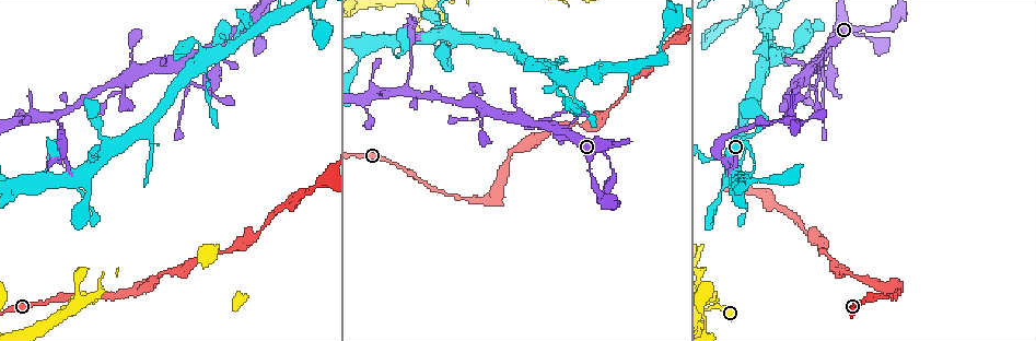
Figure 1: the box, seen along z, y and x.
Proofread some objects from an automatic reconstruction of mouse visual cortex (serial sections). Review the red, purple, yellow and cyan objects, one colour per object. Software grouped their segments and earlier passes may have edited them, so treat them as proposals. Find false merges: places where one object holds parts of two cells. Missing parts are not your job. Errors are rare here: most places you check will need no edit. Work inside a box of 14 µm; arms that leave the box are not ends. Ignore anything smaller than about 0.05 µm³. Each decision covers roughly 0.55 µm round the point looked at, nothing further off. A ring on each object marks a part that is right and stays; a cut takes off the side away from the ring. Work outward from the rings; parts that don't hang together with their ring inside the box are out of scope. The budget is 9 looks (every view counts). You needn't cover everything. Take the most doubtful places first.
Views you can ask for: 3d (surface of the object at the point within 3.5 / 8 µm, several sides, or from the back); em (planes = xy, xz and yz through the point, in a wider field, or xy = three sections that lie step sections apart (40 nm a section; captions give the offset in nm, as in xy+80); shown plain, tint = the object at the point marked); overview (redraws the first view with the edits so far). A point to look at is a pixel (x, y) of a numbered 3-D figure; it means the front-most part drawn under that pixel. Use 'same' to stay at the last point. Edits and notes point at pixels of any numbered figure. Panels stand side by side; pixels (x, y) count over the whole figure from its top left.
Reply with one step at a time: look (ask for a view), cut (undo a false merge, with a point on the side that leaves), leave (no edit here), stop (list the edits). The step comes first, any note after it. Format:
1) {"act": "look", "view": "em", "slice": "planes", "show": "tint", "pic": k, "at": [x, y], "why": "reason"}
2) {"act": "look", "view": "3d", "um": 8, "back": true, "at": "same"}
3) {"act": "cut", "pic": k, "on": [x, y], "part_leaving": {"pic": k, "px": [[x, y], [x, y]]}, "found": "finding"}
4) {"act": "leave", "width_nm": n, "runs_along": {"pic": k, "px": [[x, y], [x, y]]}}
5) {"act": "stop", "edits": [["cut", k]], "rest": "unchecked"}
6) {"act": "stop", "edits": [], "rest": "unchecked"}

{"act": "look", "view": "3d", "um": 8, "pic": 1, "at": [181, 59], "why": "four or more arms meet"}

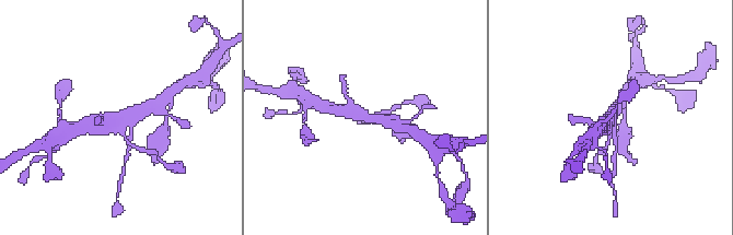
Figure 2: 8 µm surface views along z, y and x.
{"act": "look", "view": "em", "slice": "xy", "step": 3, "show": "tint", "pic": 2, "at": [123, 118], "arms": 4, "arm_widths_nm": [150, 150, 400, 500], "why": "now the EM"}

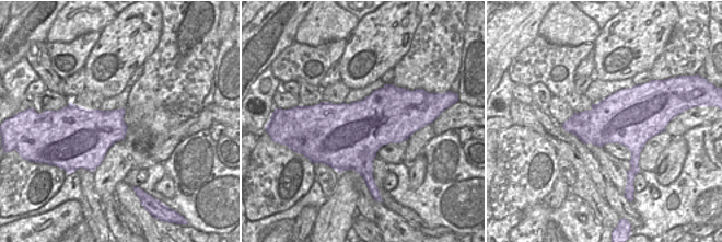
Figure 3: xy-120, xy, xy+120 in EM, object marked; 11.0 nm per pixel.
{"act": "leave", "runs_along": {"pic": 2, "px": [[150, 105], [113, 122], [92, 126]]}, "found": "all the same cell"}

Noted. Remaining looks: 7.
{"act": "look", "view": "3d", "um": 3.5, "pic": 1, "at": [54, 116]}

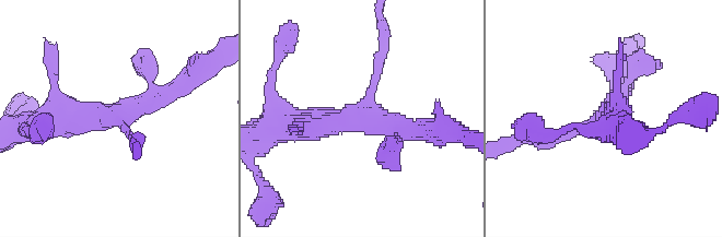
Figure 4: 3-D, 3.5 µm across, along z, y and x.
{"act": "look", "view": "em", "slice": "xy", "step": 3, "show": "tint", "pic": 4, "at": [123, 116]}

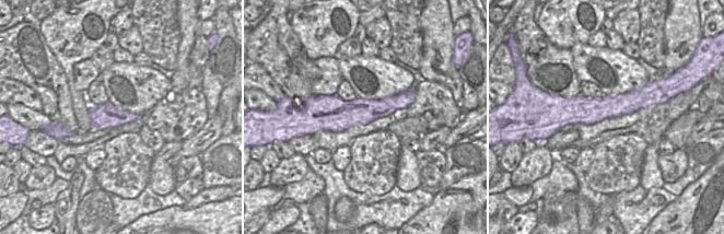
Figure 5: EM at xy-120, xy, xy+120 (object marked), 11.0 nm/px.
{"act": "cut", "pic": 4, "on": [384, 48], "width_nm": 320, "part_leaving": {"pic": 4, "px": [[372, 80], [379, 72], [382, 22]]}, "found": "two cells meet here"}

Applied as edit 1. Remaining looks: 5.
{"act": "look", "view": "overview", "why": "redraw"}

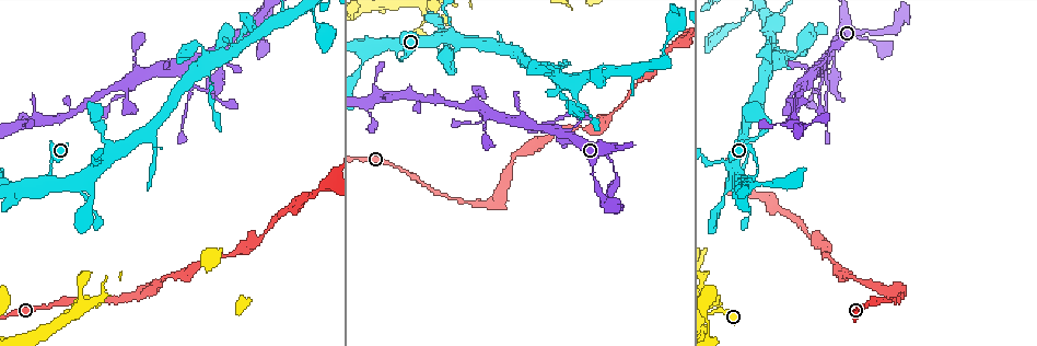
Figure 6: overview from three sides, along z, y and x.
{"act": "look", "view": "3d", "um": 8, "pic": 6, "at": [718, 299], "why": "calibre changes"}

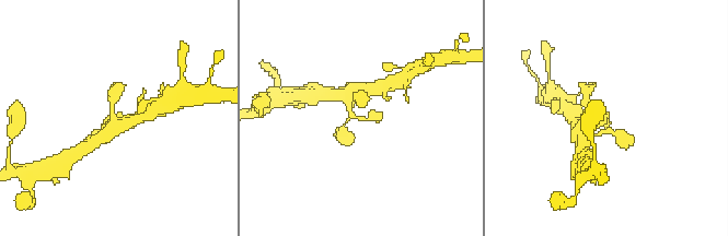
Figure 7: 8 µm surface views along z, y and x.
{"act": "look", "view": "em", "slice": "xy", "step": 5, "show": "tint", "pic": 7, "at": [120, 116]}

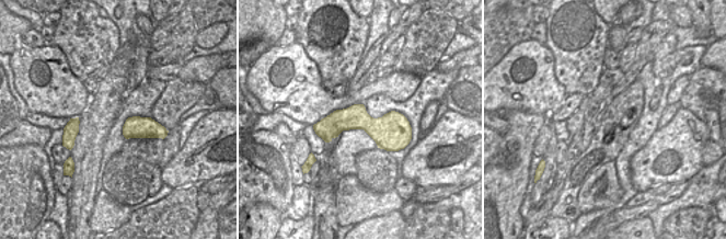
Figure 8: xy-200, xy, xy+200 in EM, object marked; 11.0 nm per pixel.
{"act": "leave", "runs_along": {"pic": 7, "px": [[345, 124], [350, 113], [364, 119], [381, 115]]}, "found": "one cell here"}

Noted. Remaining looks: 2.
{"act": "look", "view": "3d", "um": 8, "pic": 6, "at": [398, 49], "why": "abrupt turn"}

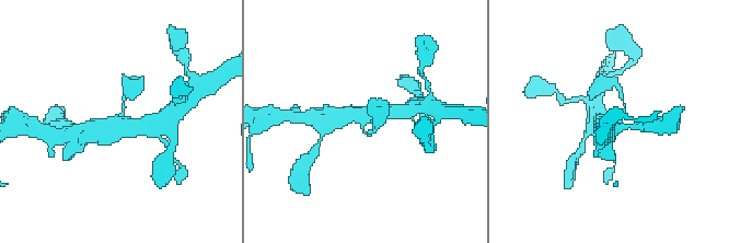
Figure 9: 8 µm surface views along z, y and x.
{"act": "look", "view": "em", "slice": "xy", "step": 3, "show": "tint", "pic": 9, "at": [367, 120]}

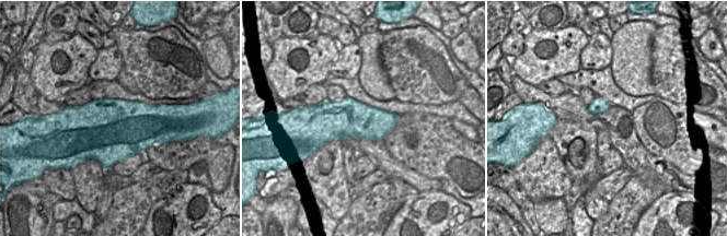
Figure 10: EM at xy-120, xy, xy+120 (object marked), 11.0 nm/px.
{"act": "leave", "runs_along": {"pic": 9, "px": [[369, 134], [362, 119], [393, 112]]}, "found": "one cell here"}

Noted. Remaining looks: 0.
{"act": "stop", "edits": [["cut", 4]], "rest": "unchecked"}

